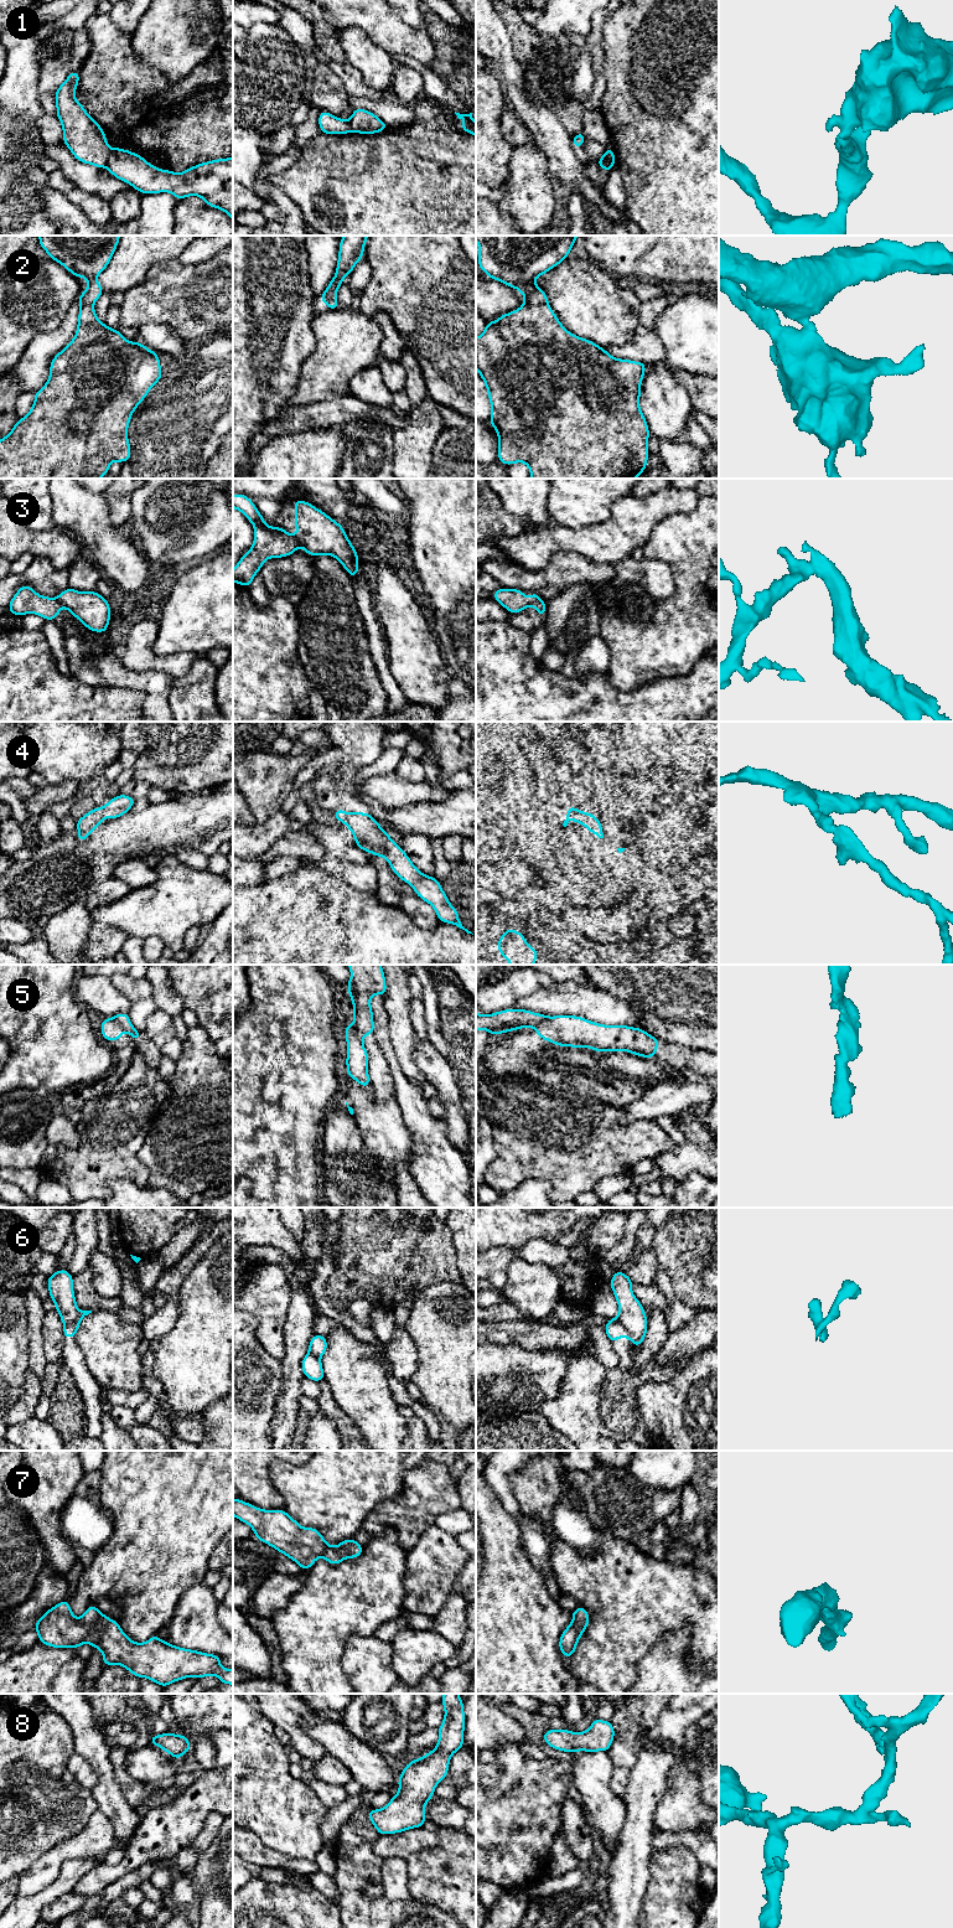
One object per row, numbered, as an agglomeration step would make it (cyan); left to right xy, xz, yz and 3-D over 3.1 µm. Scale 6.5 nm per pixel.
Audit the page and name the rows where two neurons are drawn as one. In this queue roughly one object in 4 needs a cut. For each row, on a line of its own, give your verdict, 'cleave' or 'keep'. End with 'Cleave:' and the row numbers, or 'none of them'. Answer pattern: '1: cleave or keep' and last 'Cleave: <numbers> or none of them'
1: cleave
2: cleave
3: cleave
4: keep
5: cleave
6: cleave
7: keep
8: keep
Cleave: 1, 2, 3, 5, 6

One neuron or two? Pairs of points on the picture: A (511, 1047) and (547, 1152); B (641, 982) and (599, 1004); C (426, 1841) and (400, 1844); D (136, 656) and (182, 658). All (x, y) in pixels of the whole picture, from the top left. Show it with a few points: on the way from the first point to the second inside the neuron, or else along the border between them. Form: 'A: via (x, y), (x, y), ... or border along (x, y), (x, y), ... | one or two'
A: border along (492, 1070), (500, 1075), (524, 1075), (548, 1086) | two
B: border along (591, 986), (623, 999), (638, 1013) | two
C: via (420, 1841), (407, 1843) | one
D: via (148, 660), (171, 662) | one

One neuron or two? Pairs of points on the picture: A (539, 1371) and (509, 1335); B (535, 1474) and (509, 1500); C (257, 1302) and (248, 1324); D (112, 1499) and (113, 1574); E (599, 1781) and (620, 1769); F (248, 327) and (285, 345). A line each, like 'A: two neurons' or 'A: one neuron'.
A: two neurons
B: two neurons
C: two neurons
D: one neuron
E: two neurons
F: one neuron

